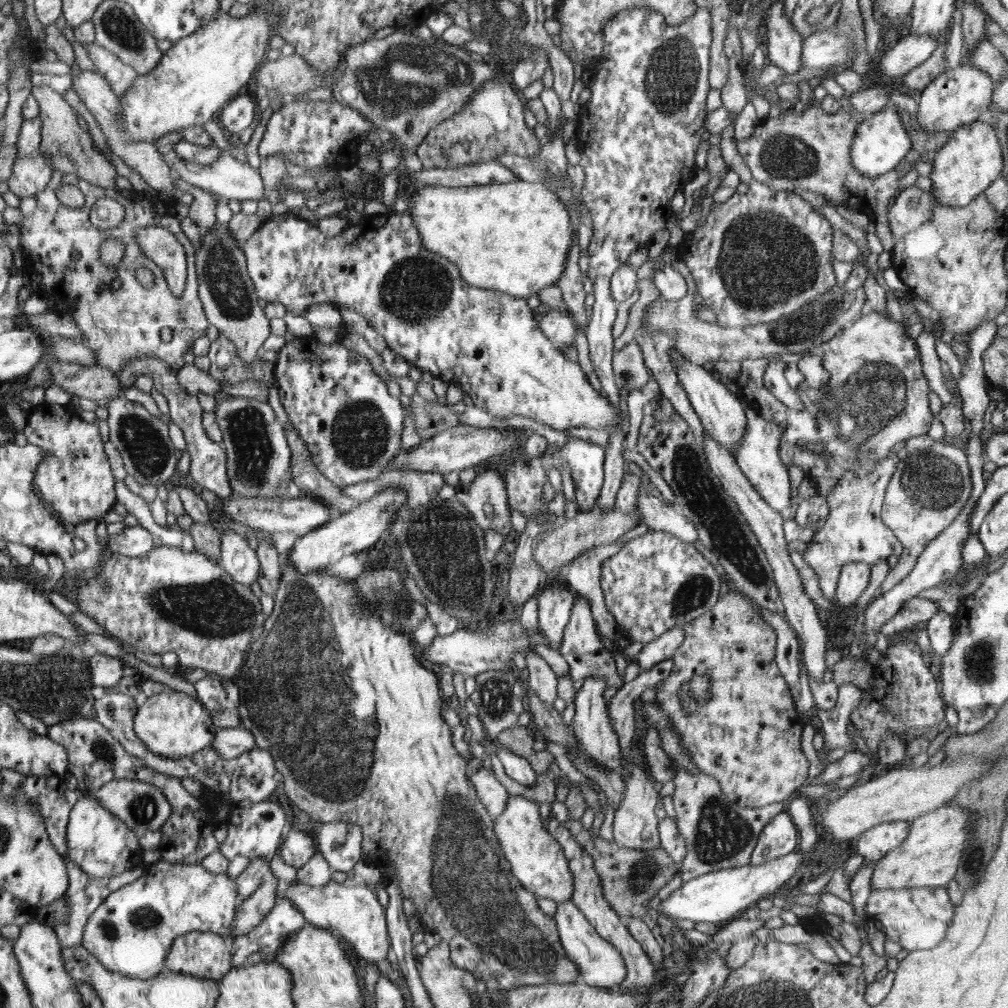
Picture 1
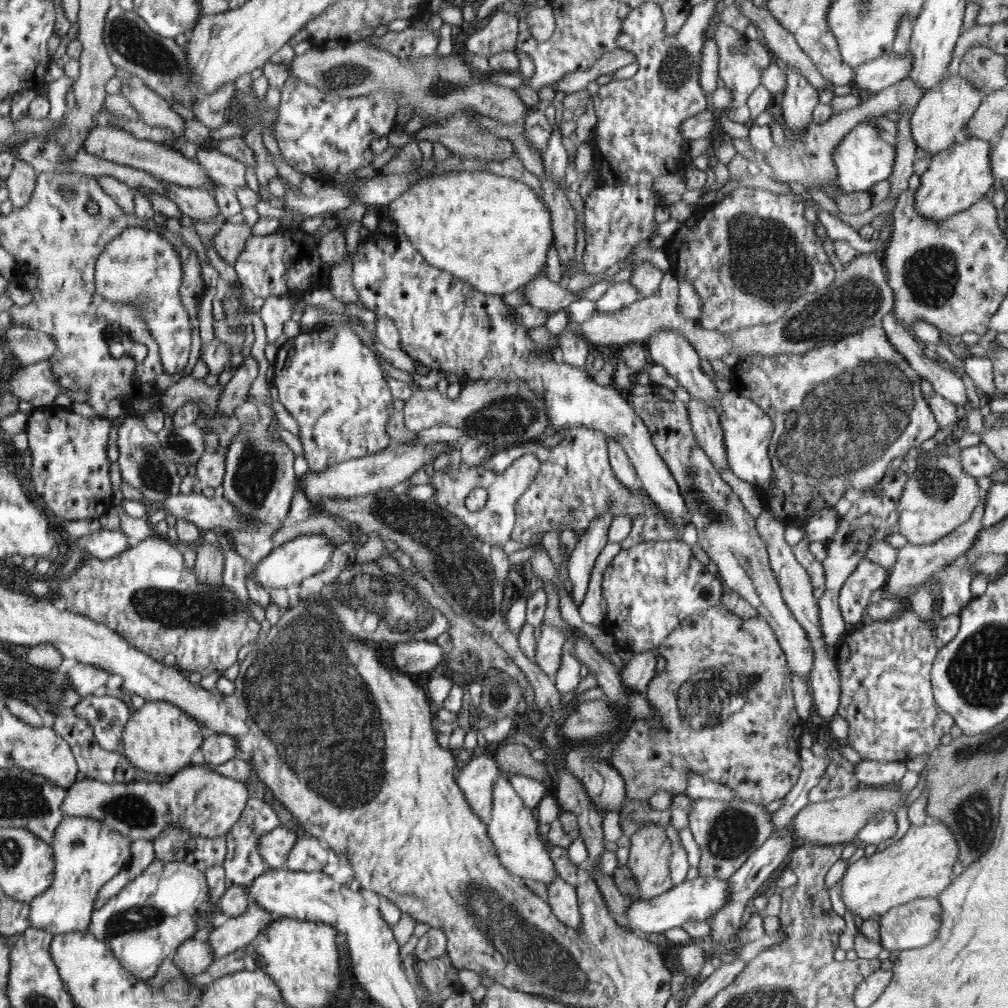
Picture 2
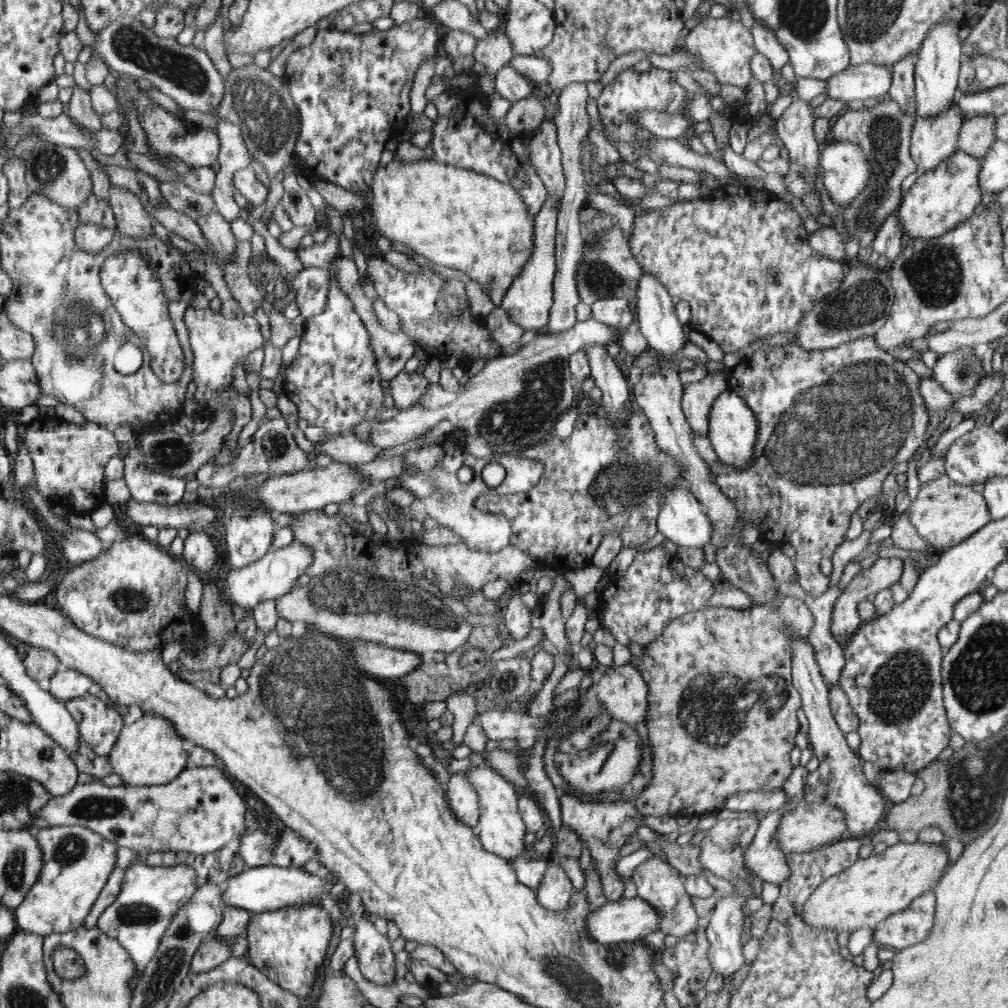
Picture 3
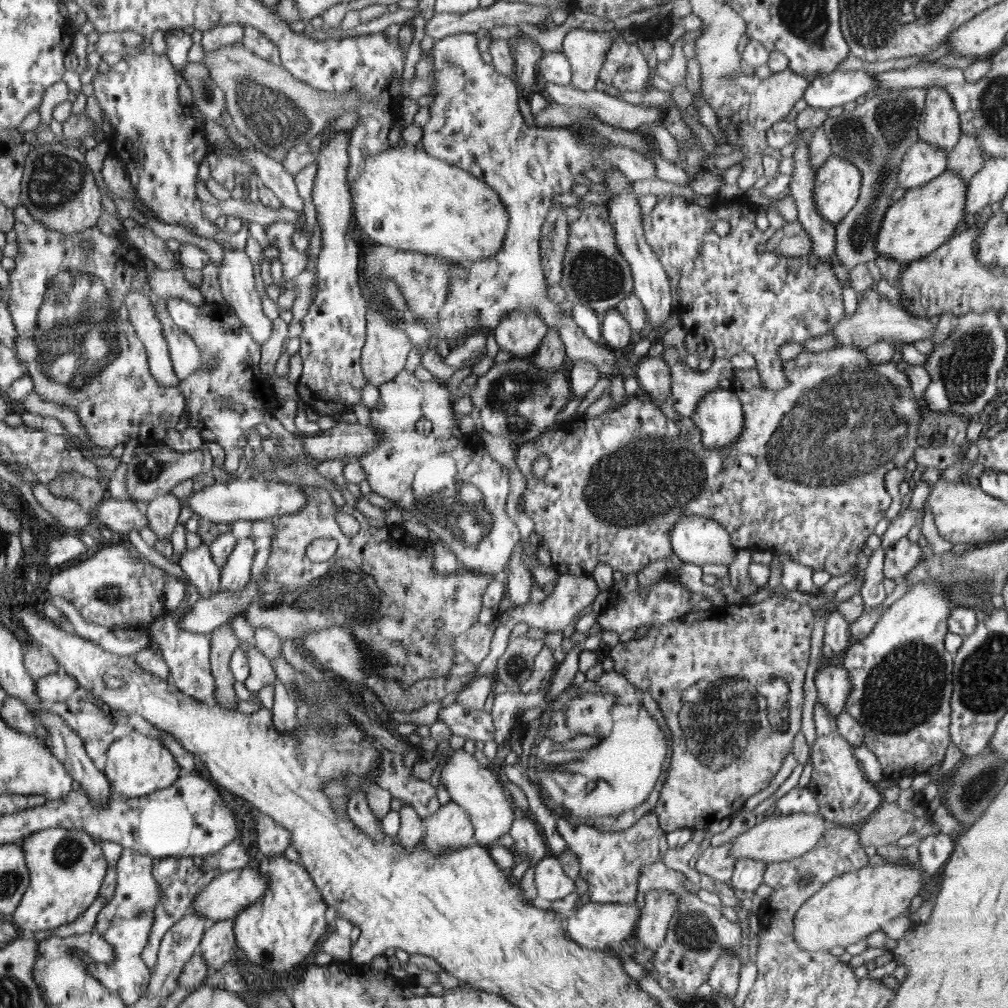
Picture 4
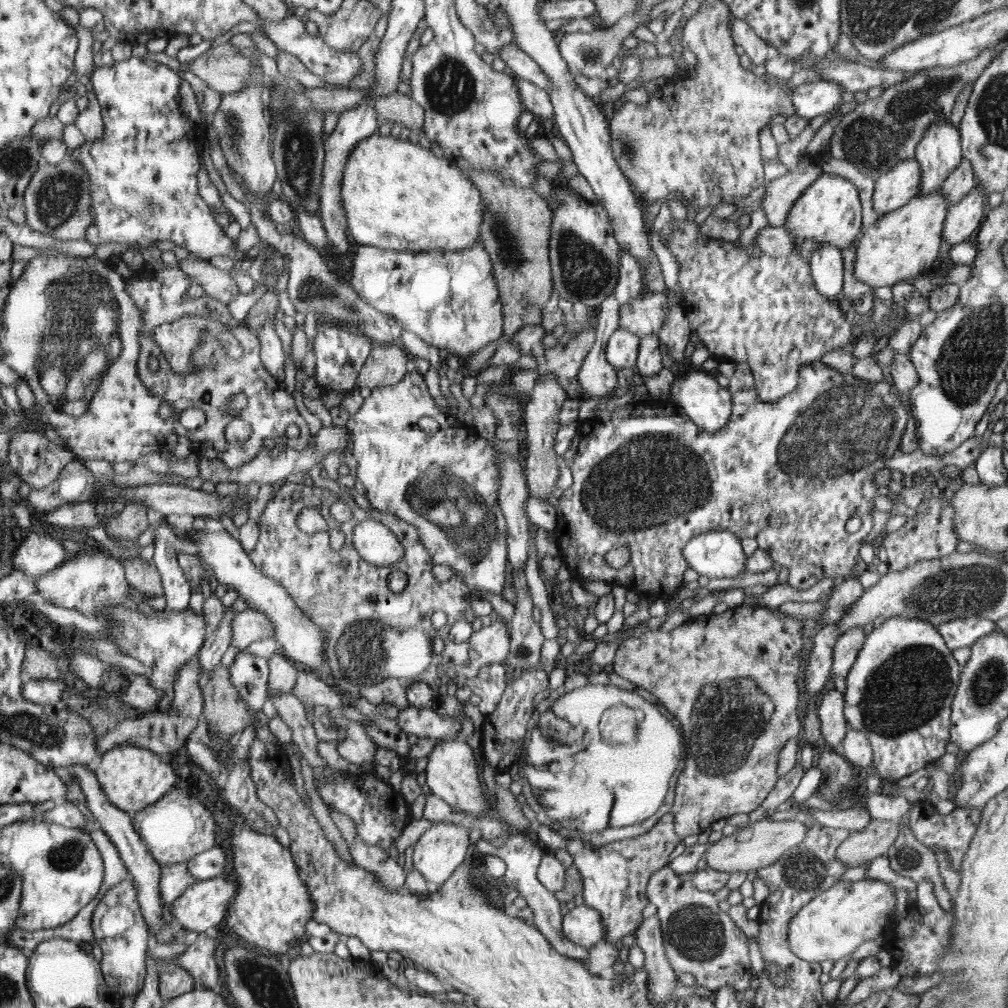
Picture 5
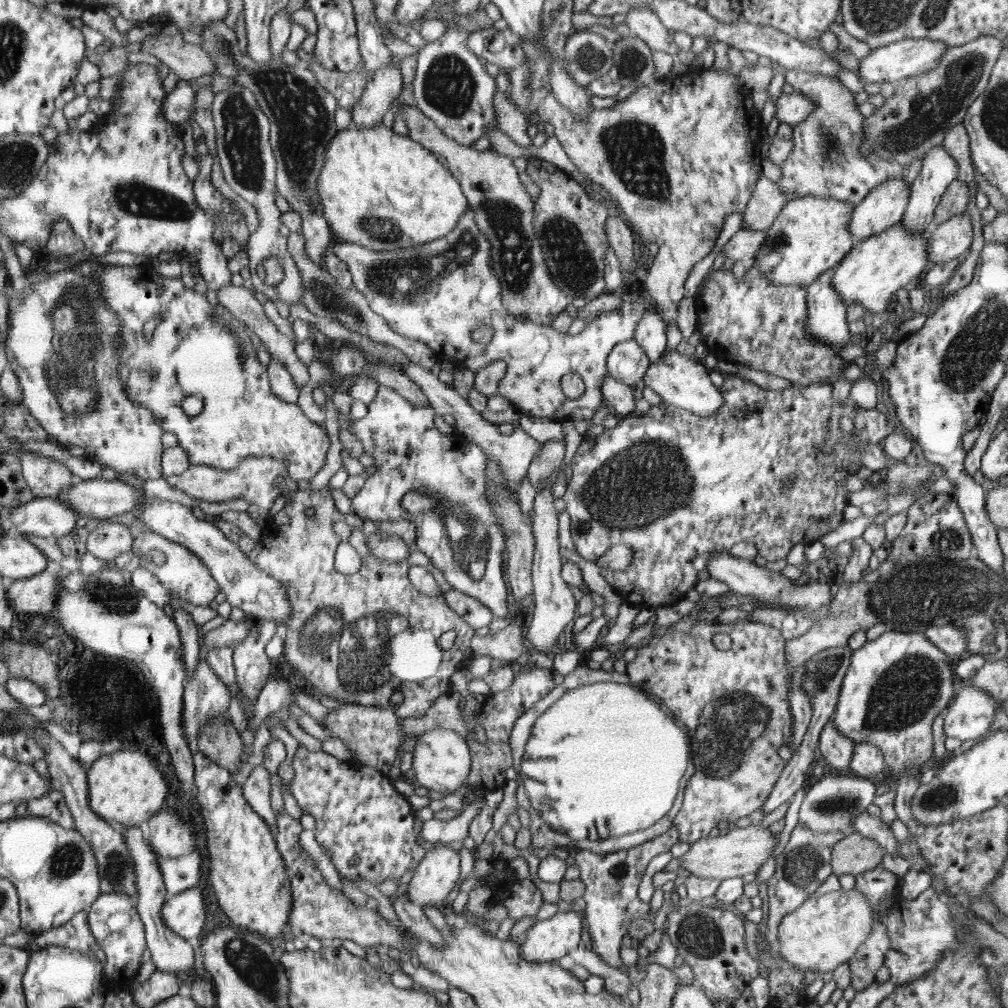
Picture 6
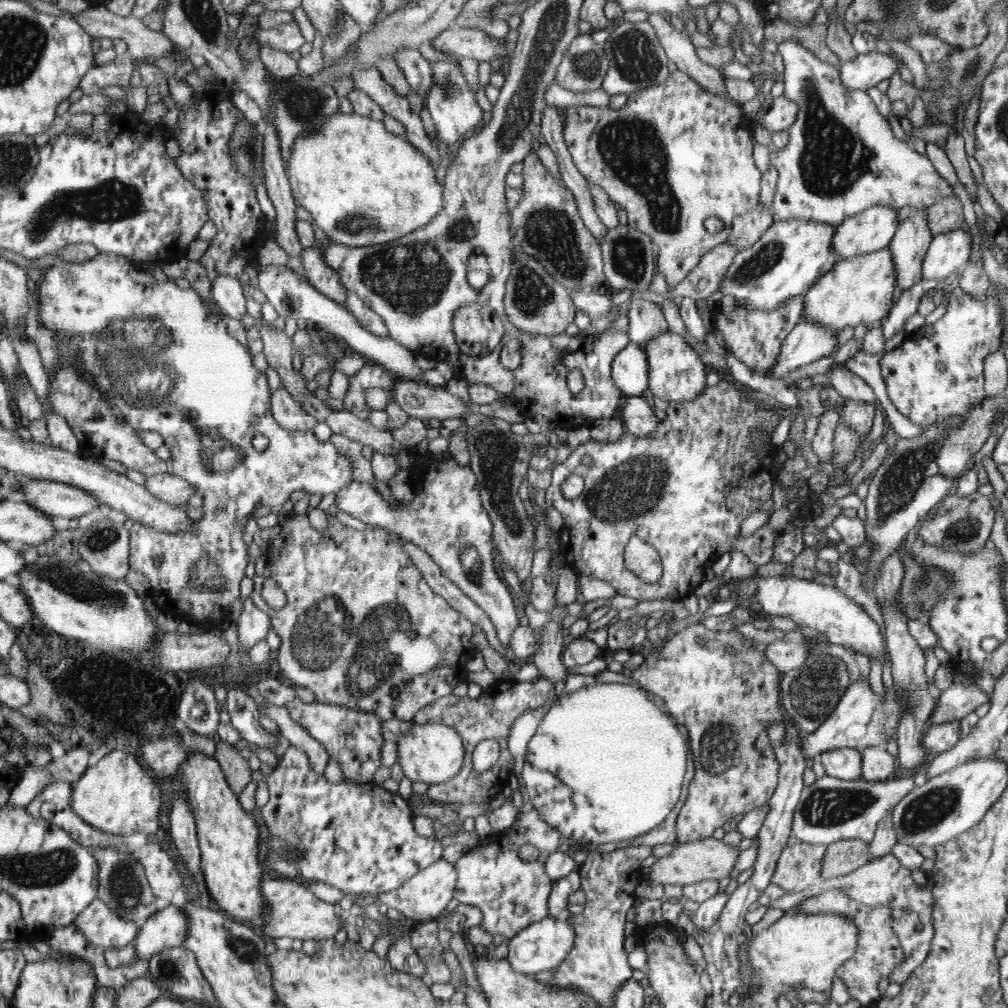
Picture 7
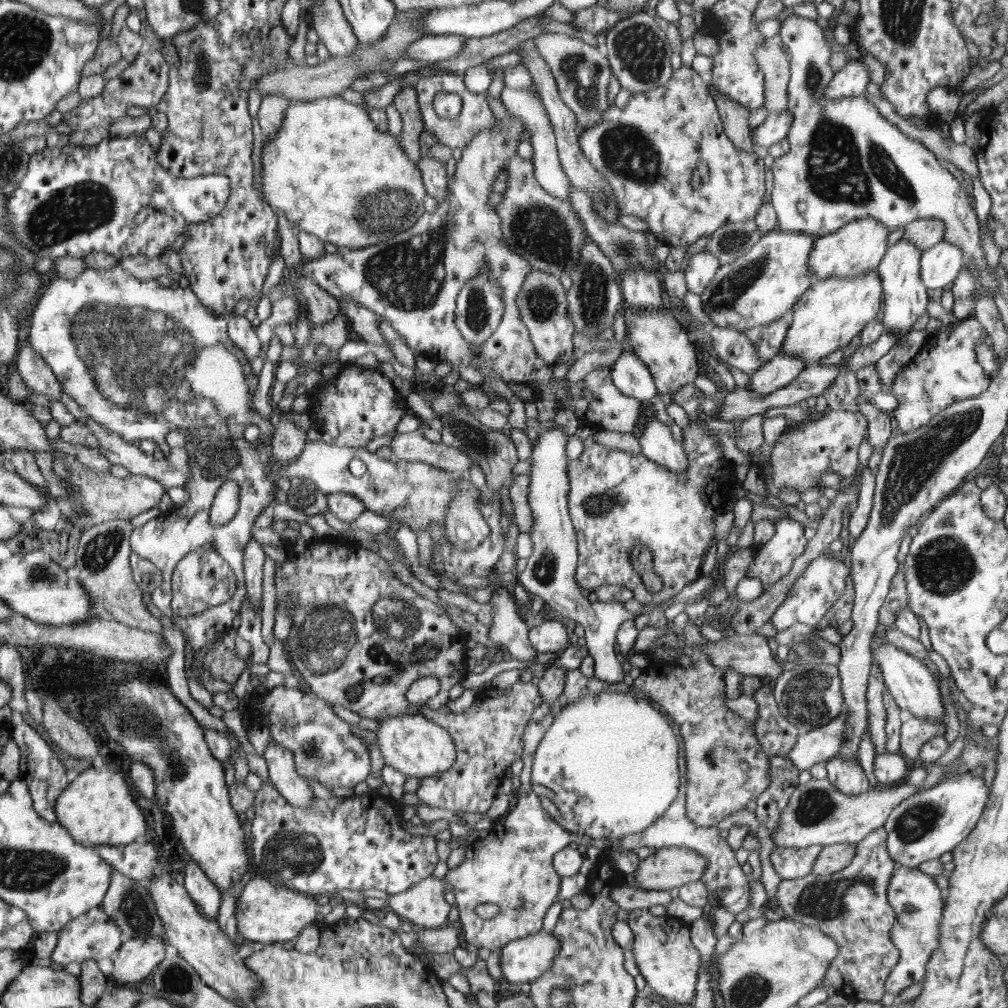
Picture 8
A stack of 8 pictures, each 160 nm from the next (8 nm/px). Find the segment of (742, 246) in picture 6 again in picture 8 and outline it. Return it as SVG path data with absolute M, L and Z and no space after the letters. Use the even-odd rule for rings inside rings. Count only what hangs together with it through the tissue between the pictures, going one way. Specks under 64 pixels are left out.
M708 251L694 254L688 260L687 268L684 271L687 291L701 296L714 279L719 267L718 258L714 258Z

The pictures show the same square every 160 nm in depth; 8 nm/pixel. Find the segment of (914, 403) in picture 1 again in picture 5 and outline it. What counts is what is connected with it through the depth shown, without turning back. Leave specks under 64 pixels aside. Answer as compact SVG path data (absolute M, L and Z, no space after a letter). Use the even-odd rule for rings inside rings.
M822 360L806 363L799 370L798 384L793 392L786 394L777 402L765 403L756 395L755 380L752 370L746 363L740 363L735 368L734 374L729 378L730 384L727 390L732 392L733 415L729 424L716 432L702 430L697 423L688 419L682 408L672 402L649 402L642 406L625 406L622 410L612 409L612 418L609 422L601 422L593 418L587 422L579 423L576 435L563 454L563 458L570 468L573 483L562 492L558 498L560 513L557 516L557 527L554 530L557 536L560 558L564 562L564 572L567 576L574 576L588 581L605 581L620 584L623 587L634 590L640 598L646 597L655 601L660 598L666 600L672 598L674 590L680 588L685 578L685 570L689 568L689 561L685 558L685 546L689 544L697 534L711 530L724 529L734 533L741 542L751 538L756 540L758 548L780 565L788 567L787 583L801 591L816 584L817 580L828 577L837 581L848 578L852 569L856 566L856 556L859 555L862 541L872 530L872 510L874 509L874 497L881 492L874 481L874 475L878 470L887 468L887 460L898 451L901 438L910 412L904 394L895 391L885 379L880 382L868 382L860 380L850 373L839 373L830 368ZM852 516L858 516L862 521L860 529L856 532L846 530L846 521ZM628 547L630 560L622 568L612 568L606 562L606 554L612 549Z

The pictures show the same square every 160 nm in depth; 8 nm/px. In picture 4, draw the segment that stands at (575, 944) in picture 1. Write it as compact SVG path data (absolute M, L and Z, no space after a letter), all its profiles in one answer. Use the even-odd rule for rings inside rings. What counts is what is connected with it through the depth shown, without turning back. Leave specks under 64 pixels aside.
M556 856L544 857L535 868L534 881L538 898L545 904L562 900L575 891L575 882L564 873Z

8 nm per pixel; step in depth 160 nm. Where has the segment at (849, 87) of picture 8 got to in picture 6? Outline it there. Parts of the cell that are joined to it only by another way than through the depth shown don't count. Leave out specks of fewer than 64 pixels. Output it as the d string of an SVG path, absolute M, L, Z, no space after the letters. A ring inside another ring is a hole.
M929 38L906 39L896 41L886 46L871 50L870 53L860 60L859 73L862 82L896 83L901 78L913 77L914 74L924 74L938 66L942 55L949 49L945 42L932 41Z

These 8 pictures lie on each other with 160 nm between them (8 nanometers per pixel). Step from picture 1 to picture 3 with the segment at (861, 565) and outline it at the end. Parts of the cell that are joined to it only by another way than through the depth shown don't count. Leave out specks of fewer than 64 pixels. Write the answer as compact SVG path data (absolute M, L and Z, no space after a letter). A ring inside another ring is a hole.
M897 557L879 558L868 569L860 570L841 592L835 606L833 607L833 617L831 631L833 637L838 640L848 640L846 636L852 636L862 625L859 617L858 605L862 601L866 601L867 597L873 596L875 593L886 593L889 586L901 580L903 575L903 560Z

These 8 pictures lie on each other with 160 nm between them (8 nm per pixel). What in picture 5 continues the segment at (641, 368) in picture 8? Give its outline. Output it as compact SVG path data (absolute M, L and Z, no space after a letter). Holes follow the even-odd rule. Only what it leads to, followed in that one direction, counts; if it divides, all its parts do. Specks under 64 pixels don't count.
M616 330L605 347L606 360L616 370L634 369L637 366L637 354L639 353L640 338L626 330Z

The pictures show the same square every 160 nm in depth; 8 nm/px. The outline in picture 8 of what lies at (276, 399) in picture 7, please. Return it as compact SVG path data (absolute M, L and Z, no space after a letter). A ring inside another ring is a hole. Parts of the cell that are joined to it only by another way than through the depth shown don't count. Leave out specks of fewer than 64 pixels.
M280 419L278 427L274 431L274 438L271 439L275 463L284 466L292 461L297 461L307 441L306 434L307 432L294 420Z

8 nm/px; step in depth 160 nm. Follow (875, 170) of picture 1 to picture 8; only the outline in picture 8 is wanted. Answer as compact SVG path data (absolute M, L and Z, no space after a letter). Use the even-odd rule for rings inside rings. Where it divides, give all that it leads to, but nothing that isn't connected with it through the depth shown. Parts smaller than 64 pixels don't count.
M780 228L762 234L759 241L731 264L720 266L714 279L702 293L702 311L716 328L732 326L746 334L755 326L769 325L792 312L796 302L814 284L808 260L817 238L791 233Z

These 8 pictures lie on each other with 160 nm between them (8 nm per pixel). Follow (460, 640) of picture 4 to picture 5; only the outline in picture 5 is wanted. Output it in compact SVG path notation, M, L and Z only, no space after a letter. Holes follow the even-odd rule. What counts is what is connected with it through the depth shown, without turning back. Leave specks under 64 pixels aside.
M495 619L491 625L473 632L468 644L470 665L476 670L488 662L502 663L510 652L509 625Z

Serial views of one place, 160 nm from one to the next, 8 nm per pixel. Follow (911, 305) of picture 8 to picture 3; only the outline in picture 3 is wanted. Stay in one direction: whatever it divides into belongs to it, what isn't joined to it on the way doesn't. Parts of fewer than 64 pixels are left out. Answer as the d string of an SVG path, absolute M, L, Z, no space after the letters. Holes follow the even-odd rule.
M946 21L934 25L917 52L915 59L918 62L915 65L914 82L916 110L919 118L935 117L943 113L949 109L958 95L959 71L964 60L958 40L959 29L958 27L951 27Z

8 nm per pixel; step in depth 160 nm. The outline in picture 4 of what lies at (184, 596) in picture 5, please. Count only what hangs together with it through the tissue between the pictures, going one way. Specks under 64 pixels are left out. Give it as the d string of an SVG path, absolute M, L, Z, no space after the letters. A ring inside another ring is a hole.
M173 493L161 494L147 502L149 528L157 534L158 540L171 540L171 534L180 514L181 500Z

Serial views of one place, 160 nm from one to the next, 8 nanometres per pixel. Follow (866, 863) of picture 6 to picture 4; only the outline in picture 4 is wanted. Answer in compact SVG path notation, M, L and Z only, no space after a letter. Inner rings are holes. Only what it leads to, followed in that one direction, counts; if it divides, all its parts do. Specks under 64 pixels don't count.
M884 801L882 806L869 819L856 827L856 829L858 834L861 834L863 848L870 845L878 848L897 842L902 836L911 833L917 826L917 823L917 818L912 812L904 812L898 807L898 804Z

